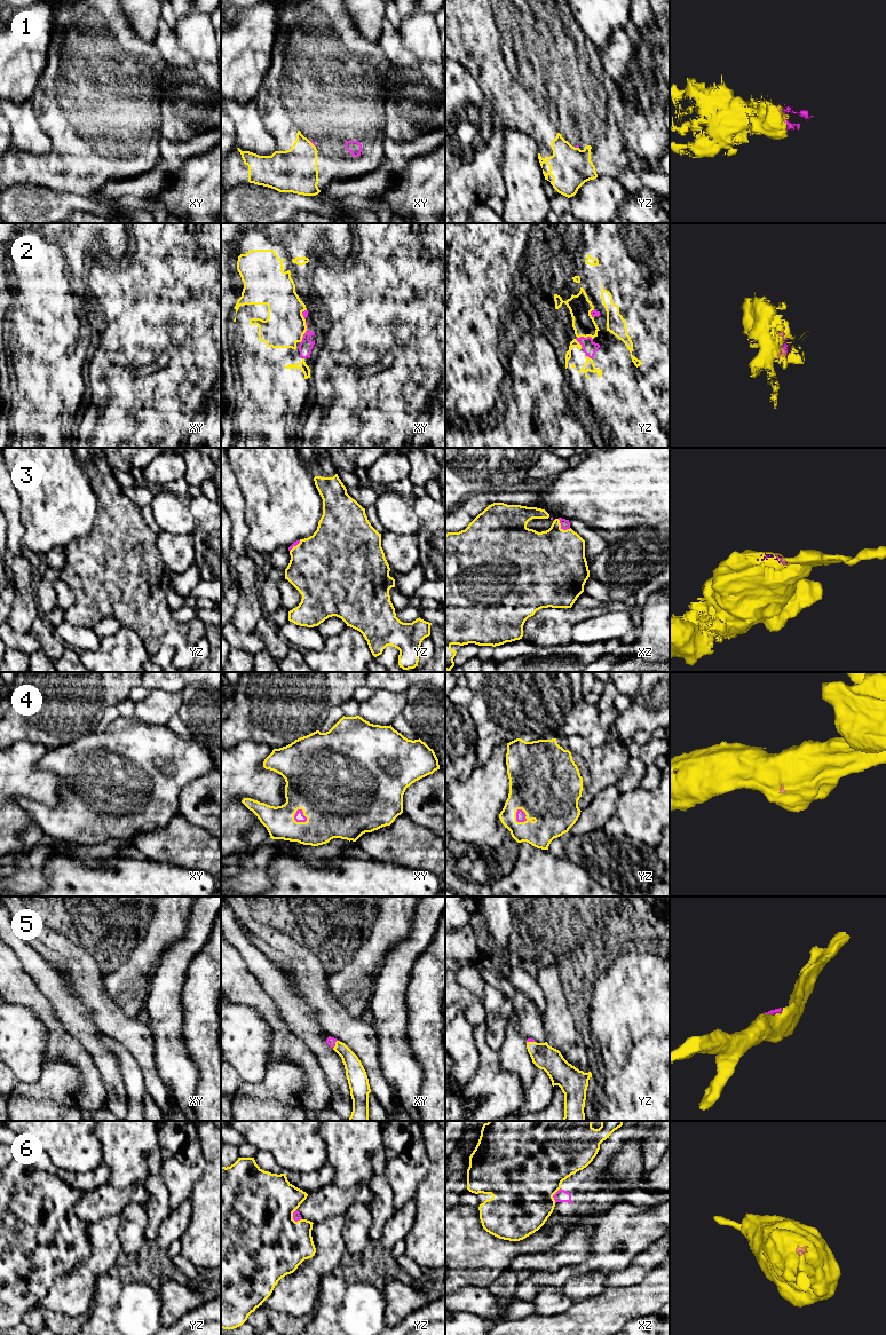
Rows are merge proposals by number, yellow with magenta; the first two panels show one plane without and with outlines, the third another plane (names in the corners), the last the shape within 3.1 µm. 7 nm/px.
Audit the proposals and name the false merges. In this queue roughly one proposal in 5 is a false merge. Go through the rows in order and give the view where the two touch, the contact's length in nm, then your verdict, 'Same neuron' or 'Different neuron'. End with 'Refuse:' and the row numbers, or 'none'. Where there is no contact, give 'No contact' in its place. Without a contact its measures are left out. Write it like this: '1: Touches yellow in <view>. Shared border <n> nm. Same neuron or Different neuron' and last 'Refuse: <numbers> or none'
1: Touches yellow in xy. Shared border 60 nm. Same neuron
2: Touches yellow in yz. Shared border 130 nm. Same neuron
3: Touches yellow in xz. Shared border 120 nm. Same neuron
4: Touches yellow in xy. Shared border 120 nm. Same neuron
5: Touches yellow in xy. Shared border 70 nm. Same neuron
6: Touches yellow in xz. Shared border 120 nm. Different neuron
Refuse: 6

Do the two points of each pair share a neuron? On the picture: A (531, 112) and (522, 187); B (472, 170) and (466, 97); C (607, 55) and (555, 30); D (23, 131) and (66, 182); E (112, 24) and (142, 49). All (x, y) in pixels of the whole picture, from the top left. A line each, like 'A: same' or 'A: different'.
A: different
B: same
C: different
D: different
E: same

